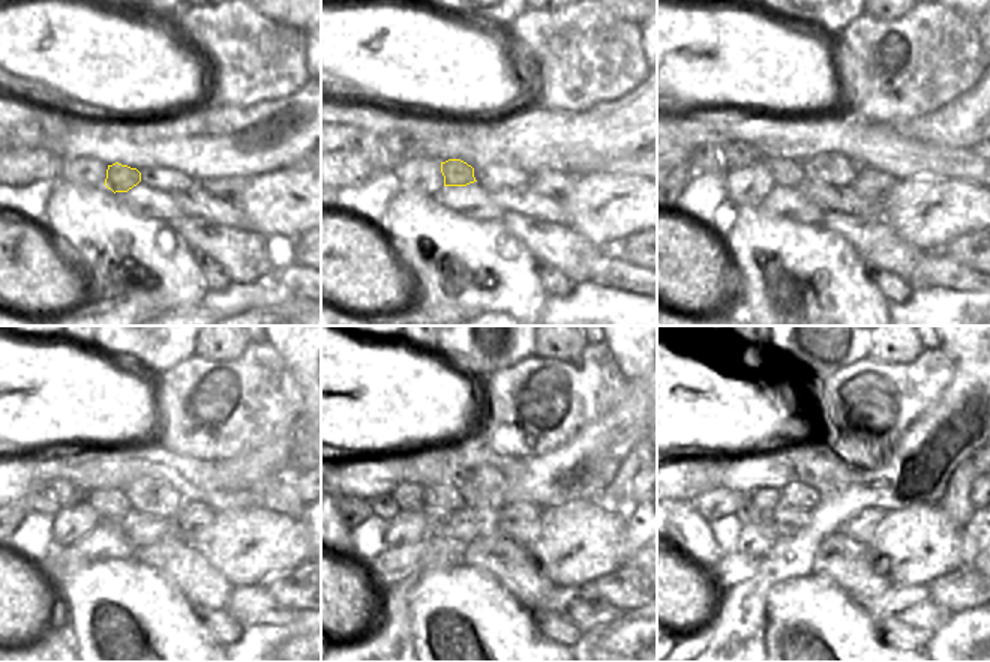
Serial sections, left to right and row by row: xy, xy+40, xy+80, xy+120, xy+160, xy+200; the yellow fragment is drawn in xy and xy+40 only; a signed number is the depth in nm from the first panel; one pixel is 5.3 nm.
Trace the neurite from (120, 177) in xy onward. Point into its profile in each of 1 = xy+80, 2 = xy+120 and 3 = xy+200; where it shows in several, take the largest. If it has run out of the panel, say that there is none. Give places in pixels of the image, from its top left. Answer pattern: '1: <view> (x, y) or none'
1: xy+80 (785, 171)
2: xy+120 (111, 505)
3: xy+200 (795, 494)

